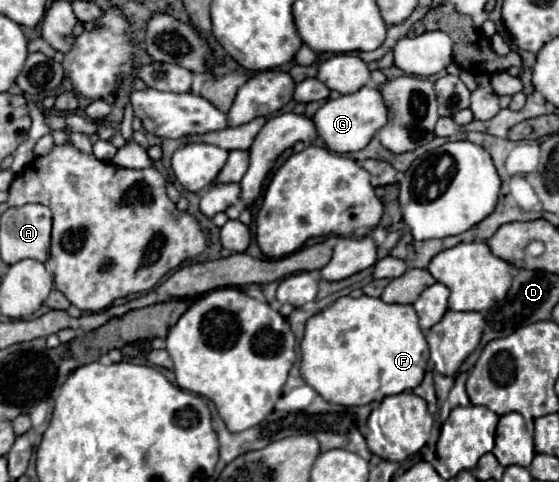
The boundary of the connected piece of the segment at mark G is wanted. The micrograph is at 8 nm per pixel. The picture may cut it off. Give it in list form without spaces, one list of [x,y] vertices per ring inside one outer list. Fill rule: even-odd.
[[[363,86],[355,94],[345,94],[345,96],[327,100],[327,104],[317,110],[313,120],[317,126],[319,138],[325,140],[329,150],[339,154],[357,152],[357,150],[363,150],[369,144],[369,140],[377,134],[377,130],[387,124],[387,106],[379,88]]]

